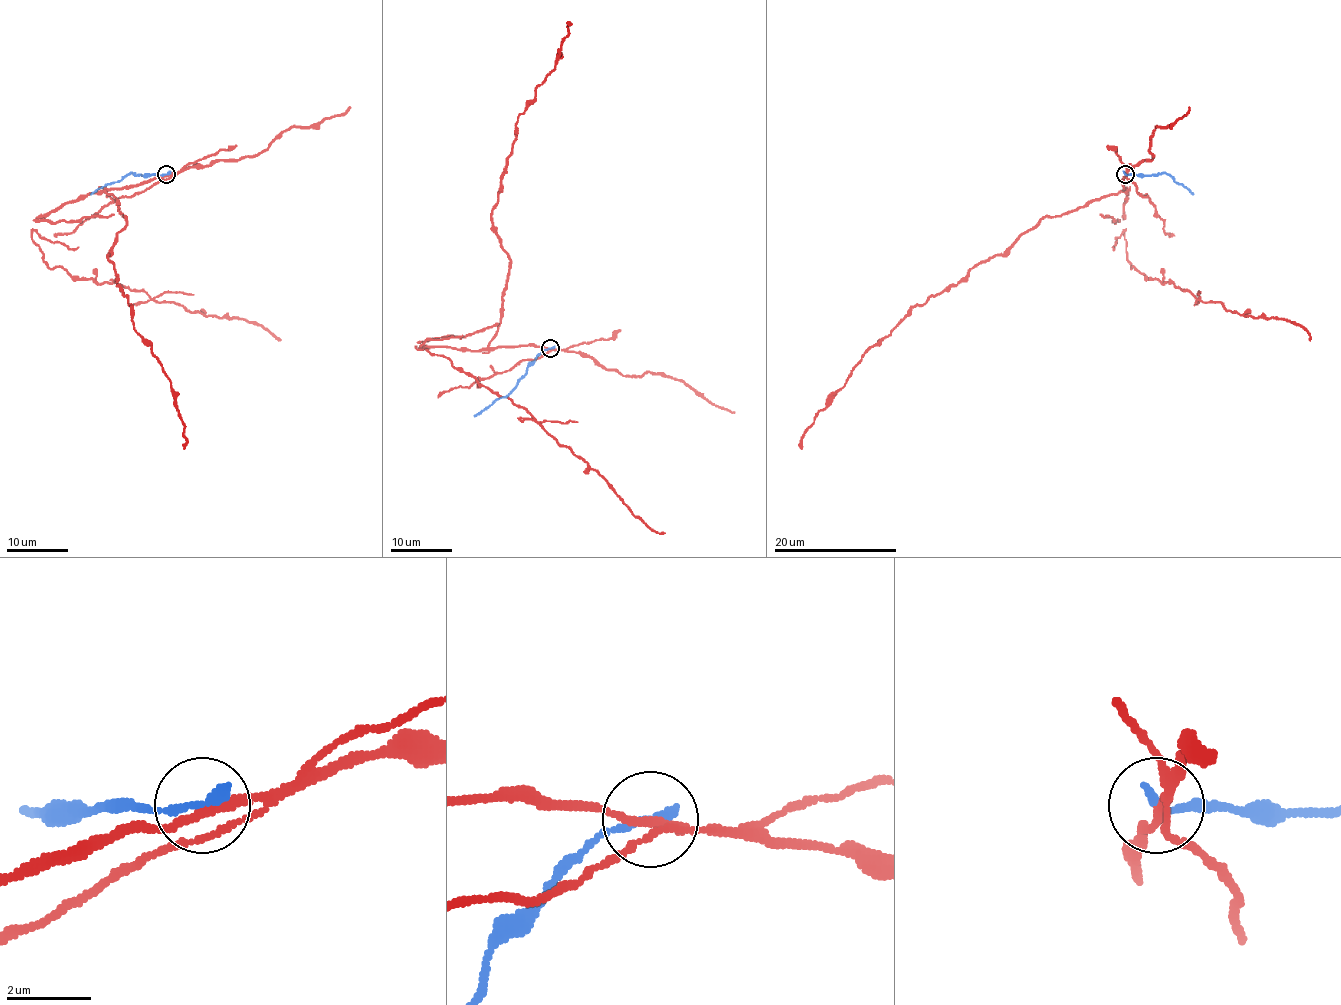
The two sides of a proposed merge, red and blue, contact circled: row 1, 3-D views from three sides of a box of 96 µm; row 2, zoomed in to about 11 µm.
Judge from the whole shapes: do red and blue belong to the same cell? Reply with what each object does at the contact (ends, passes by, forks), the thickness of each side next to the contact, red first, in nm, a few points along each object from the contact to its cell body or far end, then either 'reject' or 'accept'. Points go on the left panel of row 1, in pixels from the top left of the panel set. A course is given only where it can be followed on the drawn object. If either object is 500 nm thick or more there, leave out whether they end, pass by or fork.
red passes by; blue ends there; 200 nm thick on the red side, 240 nm on the other; red runs (166, 174), (105, 191), (126, 221), (108, 258), (132, 307), (134, 328), (171, 384), (183, 448); blue runs (166, 174), (128, 174), (89, 194); reject

